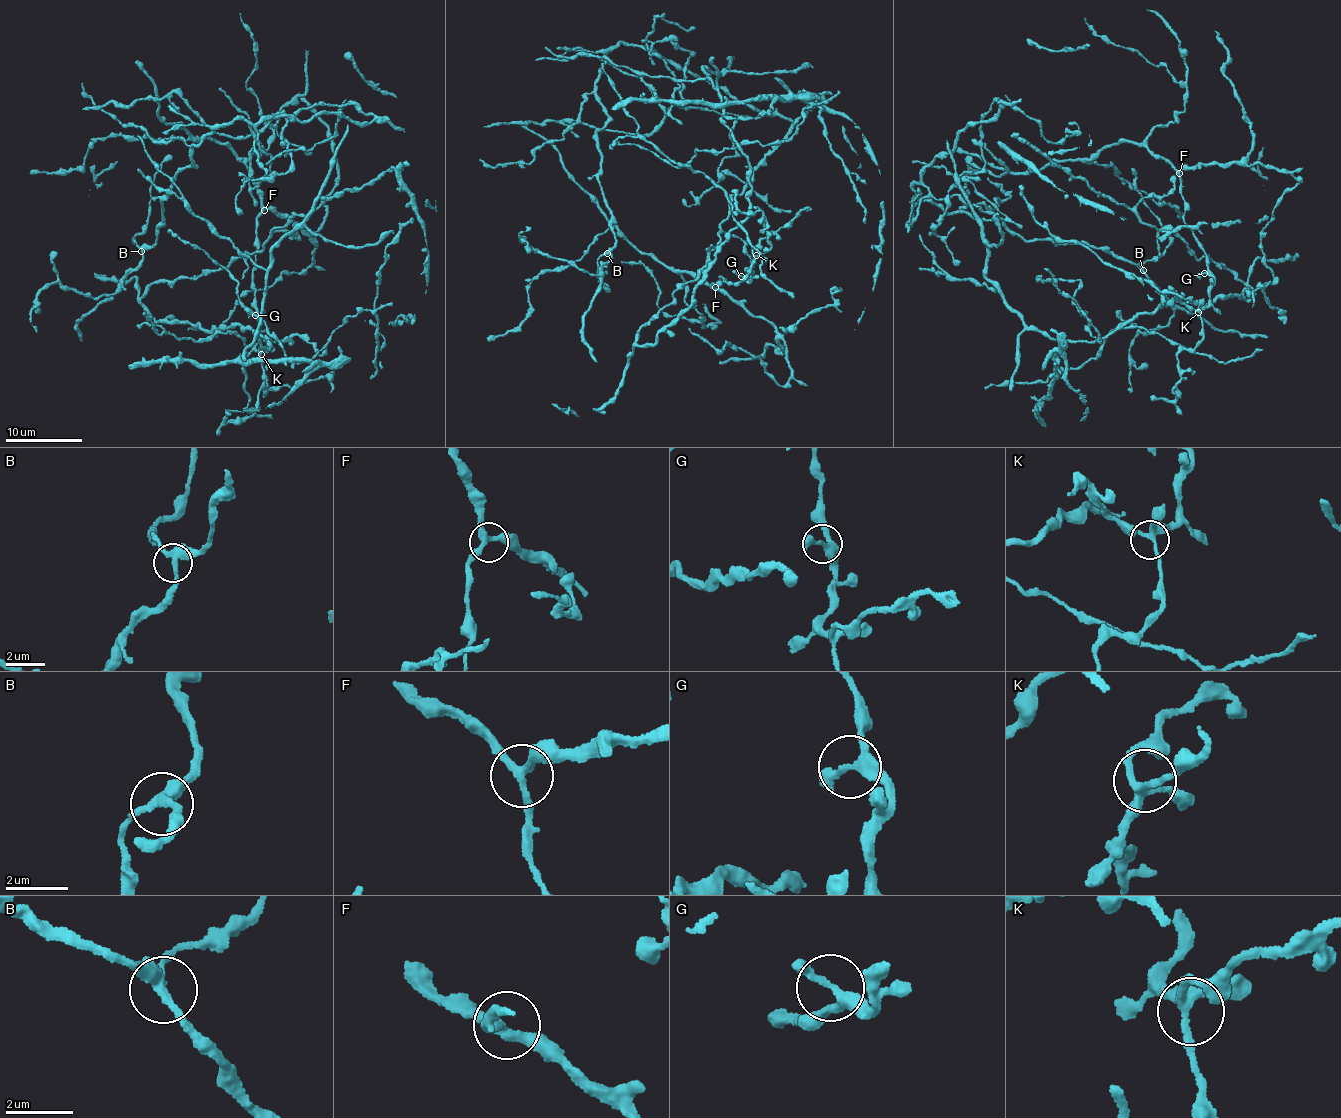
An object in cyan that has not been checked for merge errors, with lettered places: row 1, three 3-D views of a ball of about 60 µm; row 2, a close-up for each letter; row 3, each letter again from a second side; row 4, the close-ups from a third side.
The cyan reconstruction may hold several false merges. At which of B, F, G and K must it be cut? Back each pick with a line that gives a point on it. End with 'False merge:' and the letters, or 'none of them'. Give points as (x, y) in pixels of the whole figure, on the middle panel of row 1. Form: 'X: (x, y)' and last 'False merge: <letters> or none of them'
False merge: none of them

